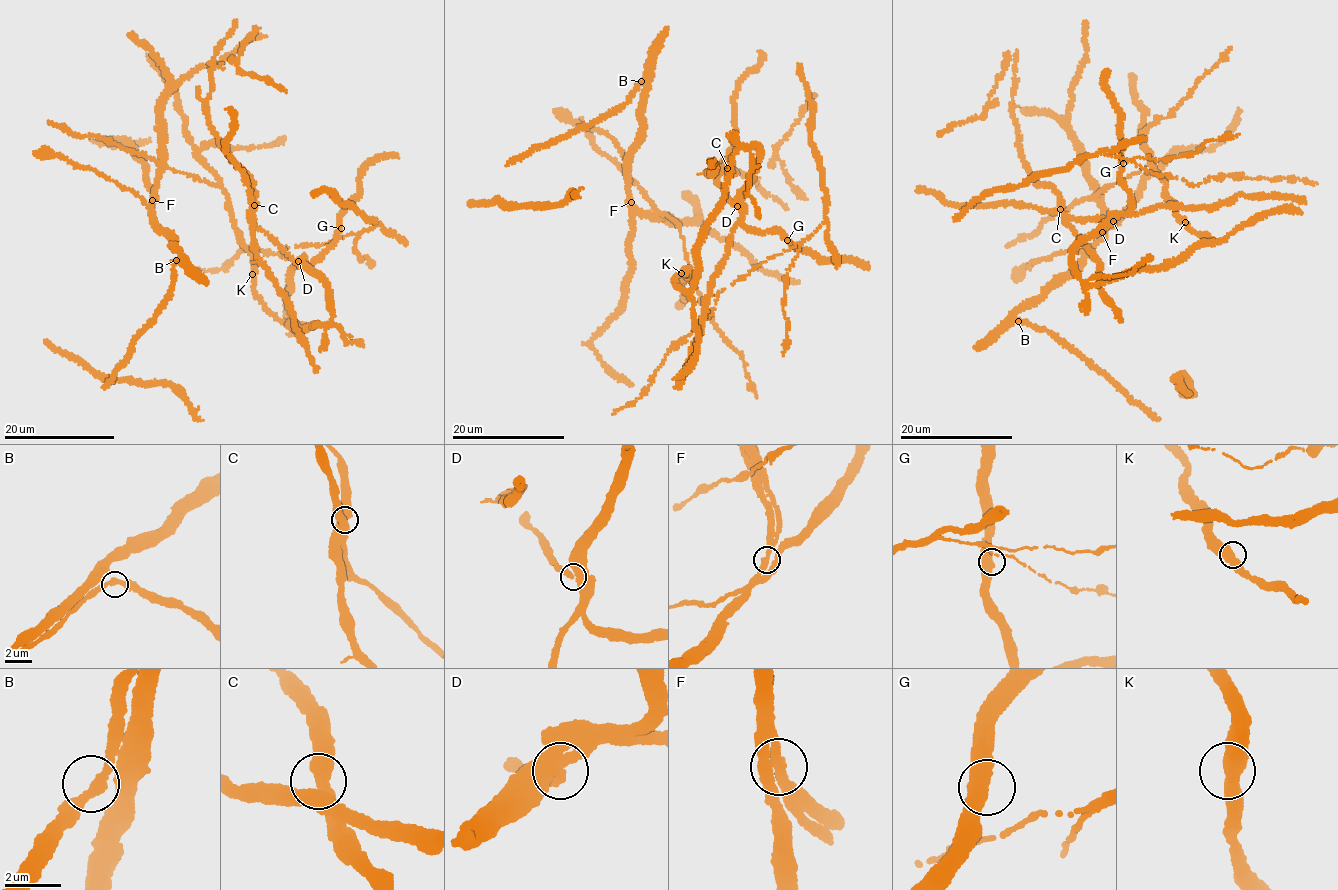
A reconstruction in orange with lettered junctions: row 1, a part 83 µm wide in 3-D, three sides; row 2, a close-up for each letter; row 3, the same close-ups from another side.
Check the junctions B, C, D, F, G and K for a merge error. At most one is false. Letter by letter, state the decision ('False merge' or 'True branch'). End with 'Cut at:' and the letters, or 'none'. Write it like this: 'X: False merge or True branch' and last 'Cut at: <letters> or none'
B: True branch
C: True branch
D: True branch
F: True branch
G: True branch
K: True branch
Cut at: none

